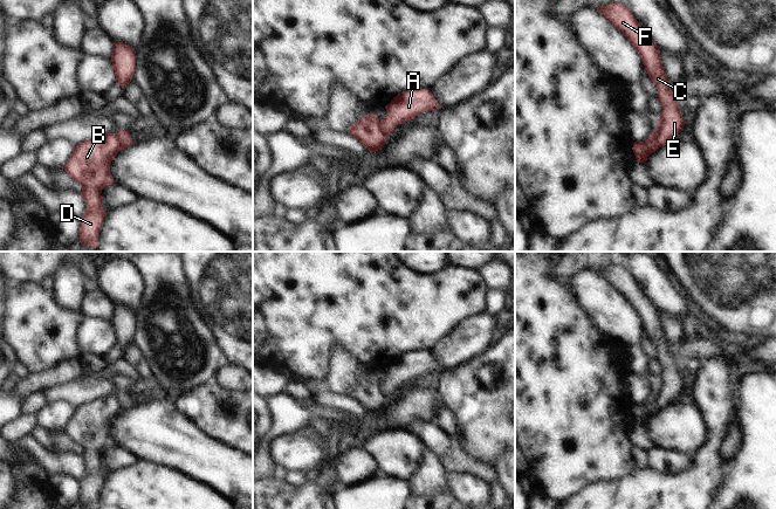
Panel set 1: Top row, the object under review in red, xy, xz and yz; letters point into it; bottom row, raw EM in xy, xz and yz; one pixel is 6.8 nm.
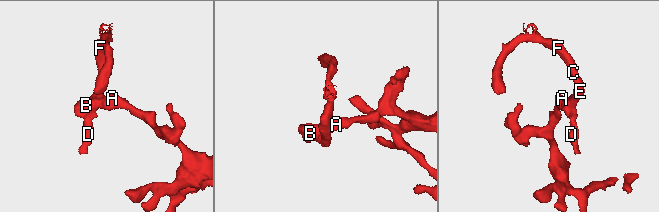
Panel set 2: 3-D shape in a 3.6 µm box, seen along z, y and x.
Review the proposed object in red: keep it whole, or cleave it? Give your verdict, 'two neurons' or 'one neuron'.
two neurons

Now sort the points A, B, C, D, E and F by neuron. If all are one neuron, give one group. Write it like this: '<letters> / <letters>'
A / B C D E F

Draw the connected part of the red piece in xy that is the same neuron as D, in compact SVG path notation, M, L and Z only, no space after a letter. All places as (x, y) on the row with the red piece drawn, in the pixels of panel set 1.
M116 133L102 135L78 143L66 165L68 176L82 185L85 212L80 219L78 240L96 250L98 234L105 218L102 188L115 180L110 173L114 157L121 151Z

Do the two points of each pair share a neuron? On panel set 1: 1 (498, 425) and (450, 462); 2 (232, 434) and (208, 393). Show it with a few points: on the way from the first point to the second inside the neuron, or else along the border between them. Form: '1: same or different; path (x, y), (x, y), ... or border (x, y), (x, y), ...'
1: different; border (457, 440), (469, 455), (488, 463)
2: same; path (231, 424), (211, 404)

